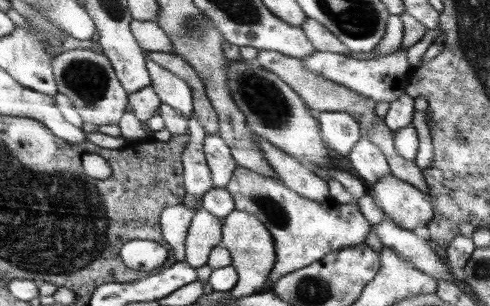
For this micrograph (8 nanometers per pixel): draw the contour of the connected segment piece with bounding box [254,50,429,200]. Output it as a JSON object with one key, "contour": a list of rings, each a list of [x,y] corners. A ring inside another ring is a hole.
{"contour":[[[260,50],[254,62],[262,68],[277,74],[290,88],[294,89],[294,92],[298,94],[311,110],[319,110],[321,113],[328,111],[348,113],[360,125],[361,139],[367,139],[372,142],[384,154],[389,164],[391,175],[415,186],[426,194],[426,198],[429,200],[423,171],[418,169],[418,166],[413,161],[408,161],[398,155],[394,145],[393,131],[386,125],[384,118],[374,112],[377,105],[374,99],[362,96],[362,94],[358,94],[355,90],[350,90],[347,86],[342,86],[340,83],[328,80],[322,75],[318,76],[318,74],[305,67],[303,59],[286,56],[285,53],[273,50]]]}

